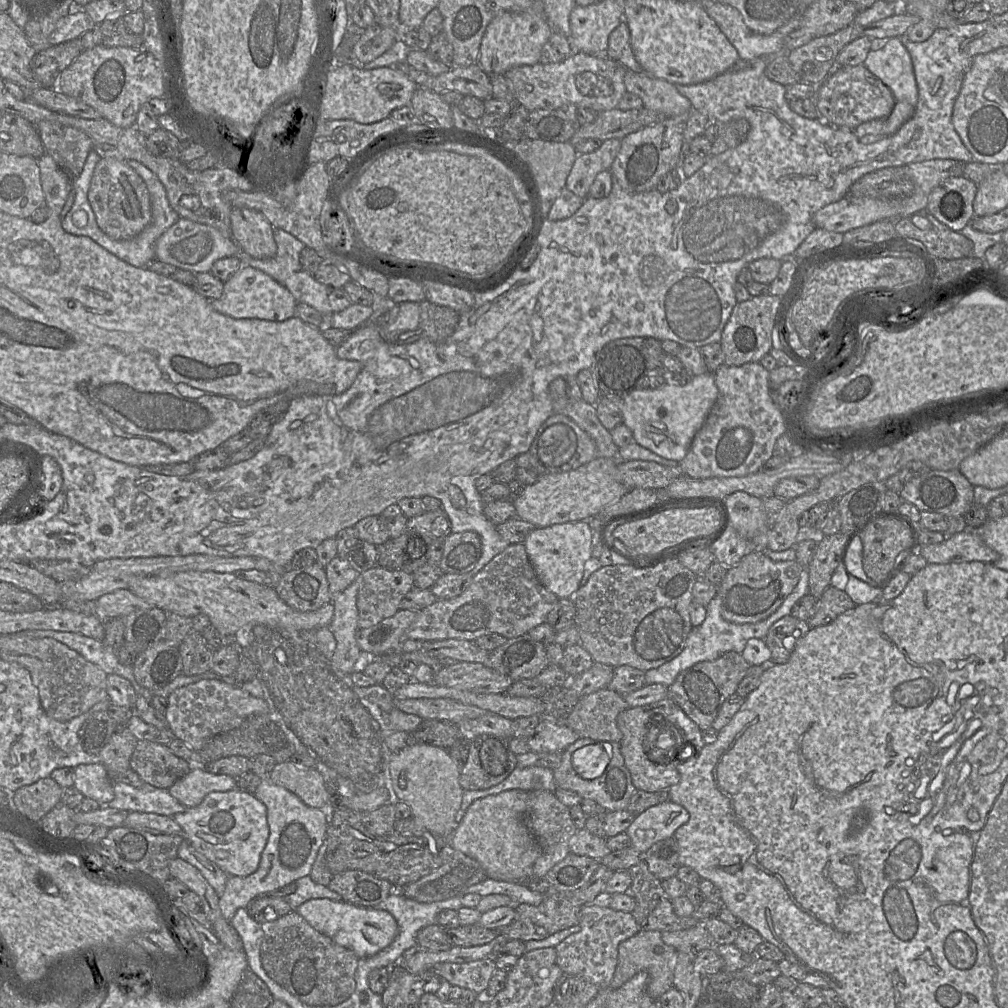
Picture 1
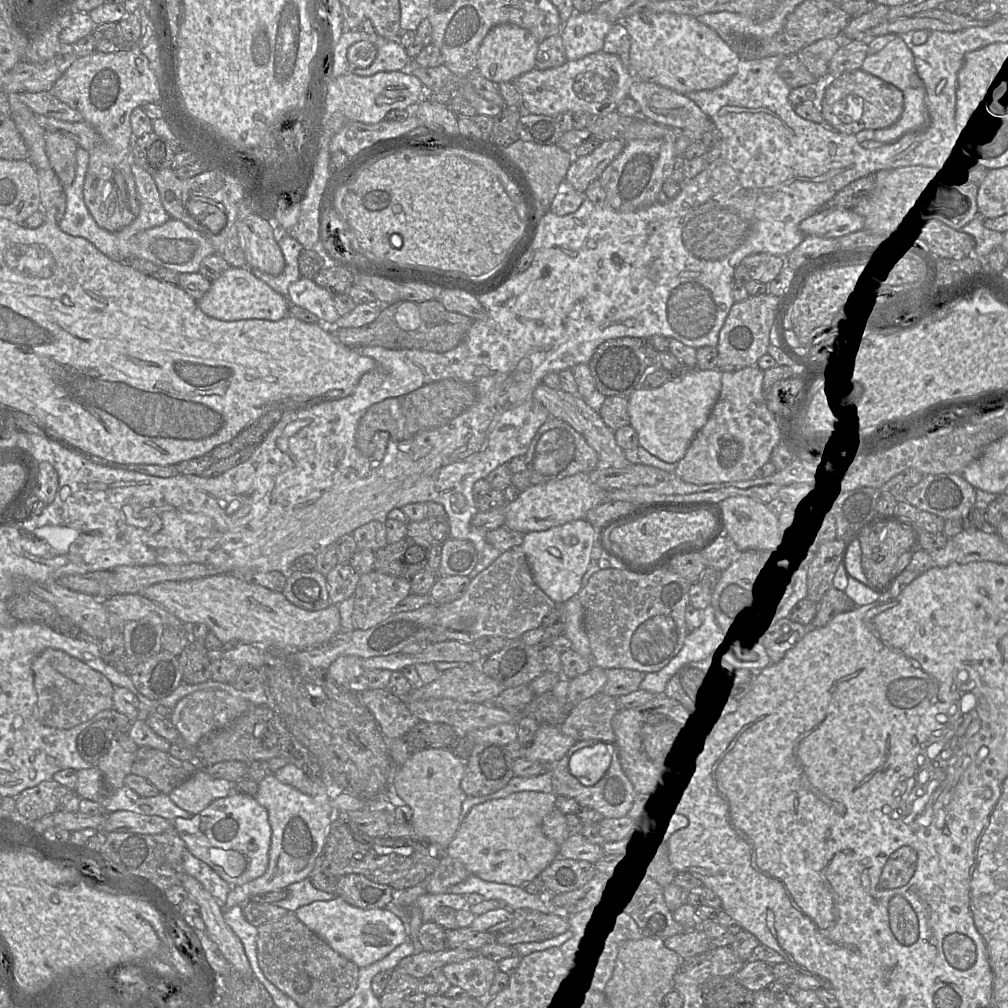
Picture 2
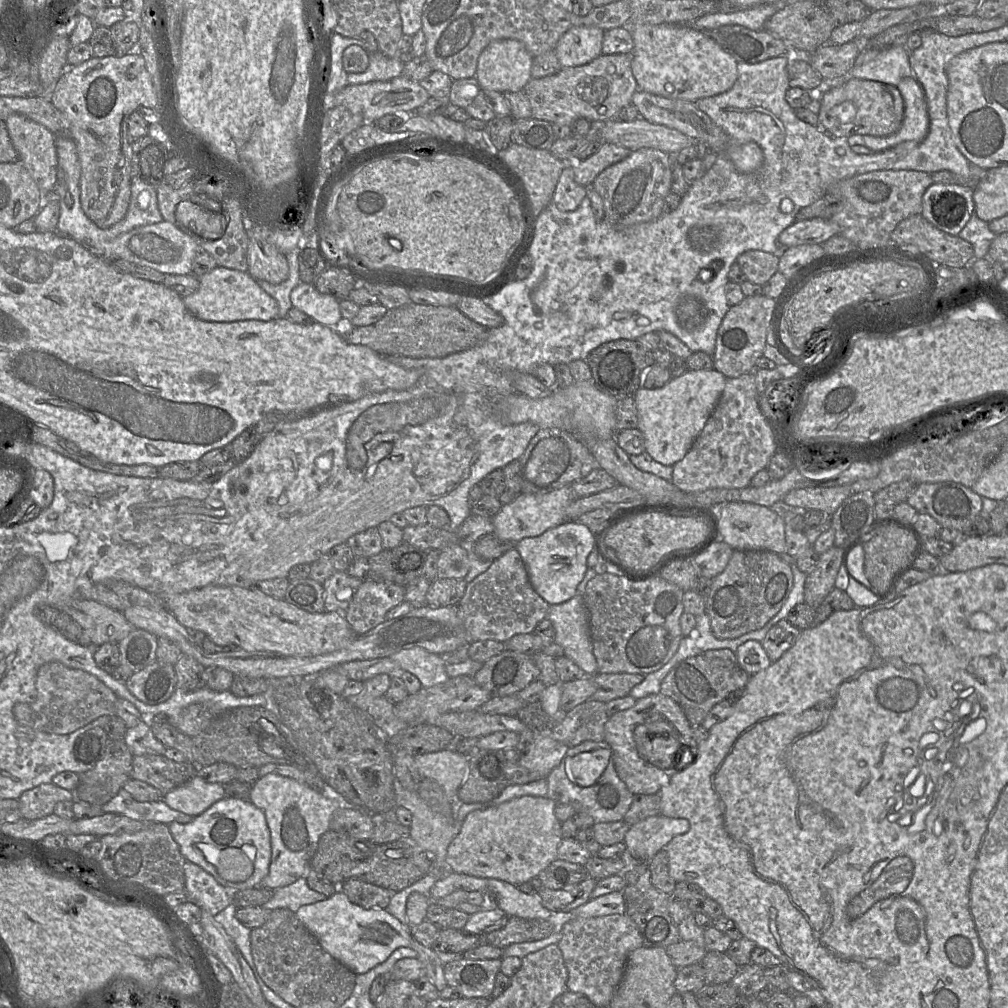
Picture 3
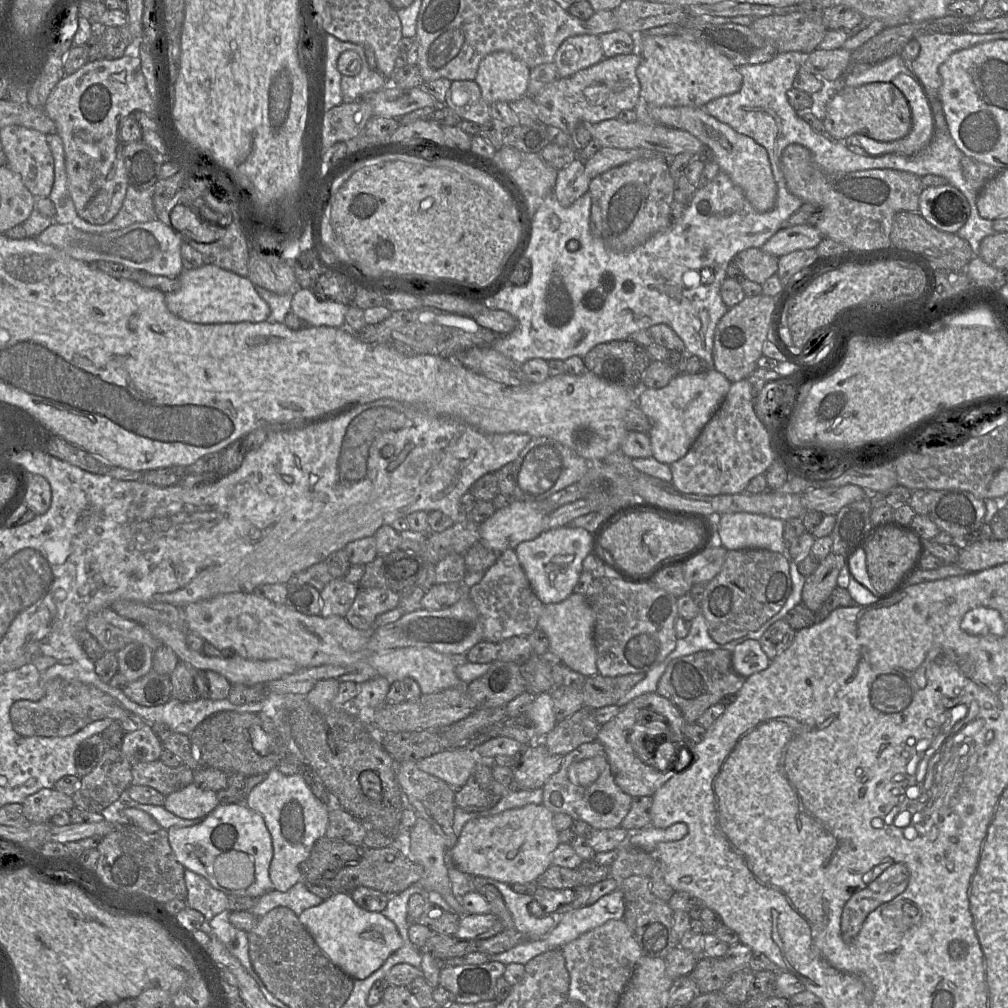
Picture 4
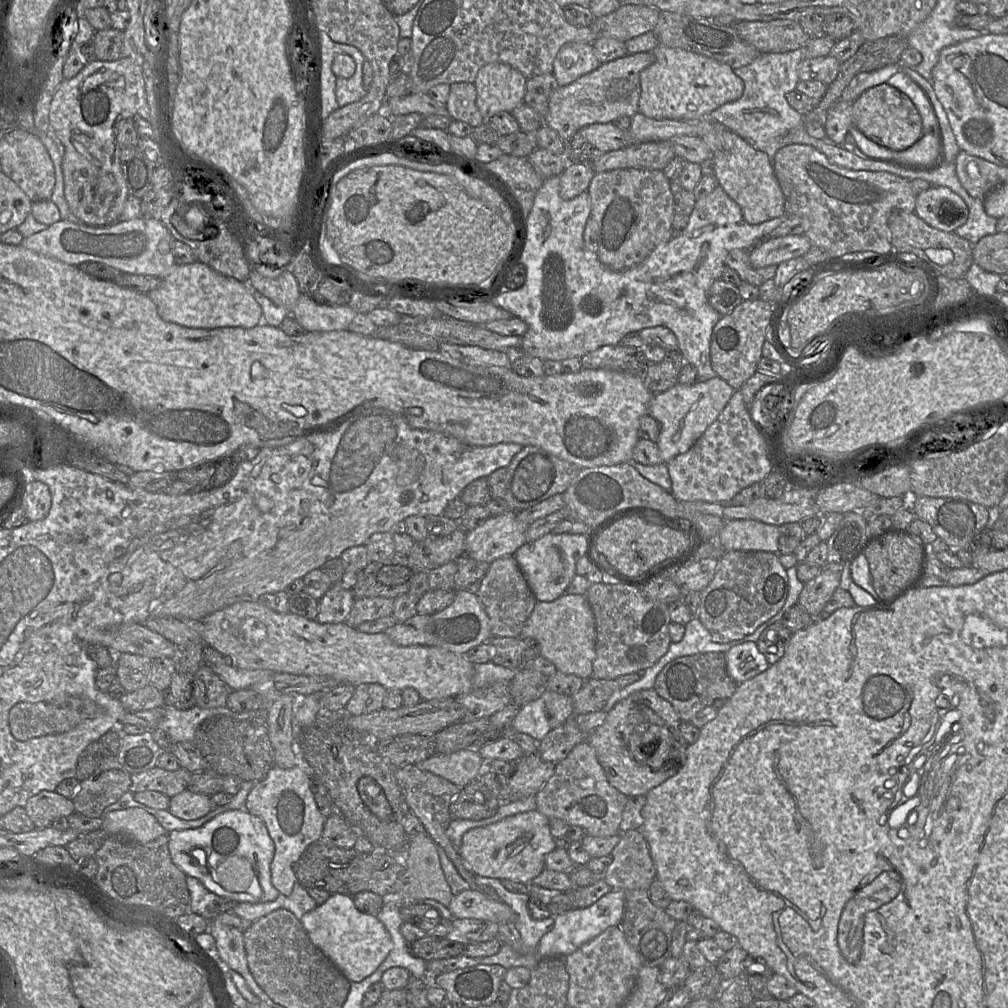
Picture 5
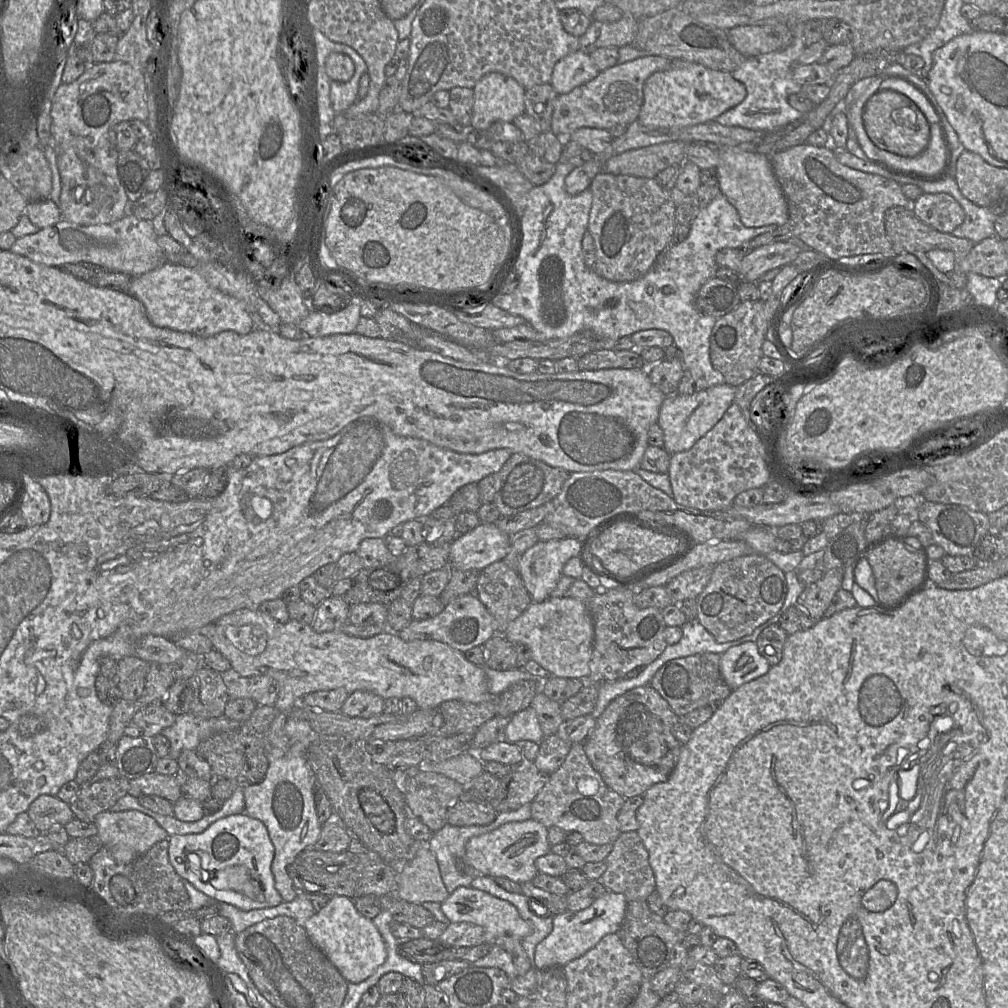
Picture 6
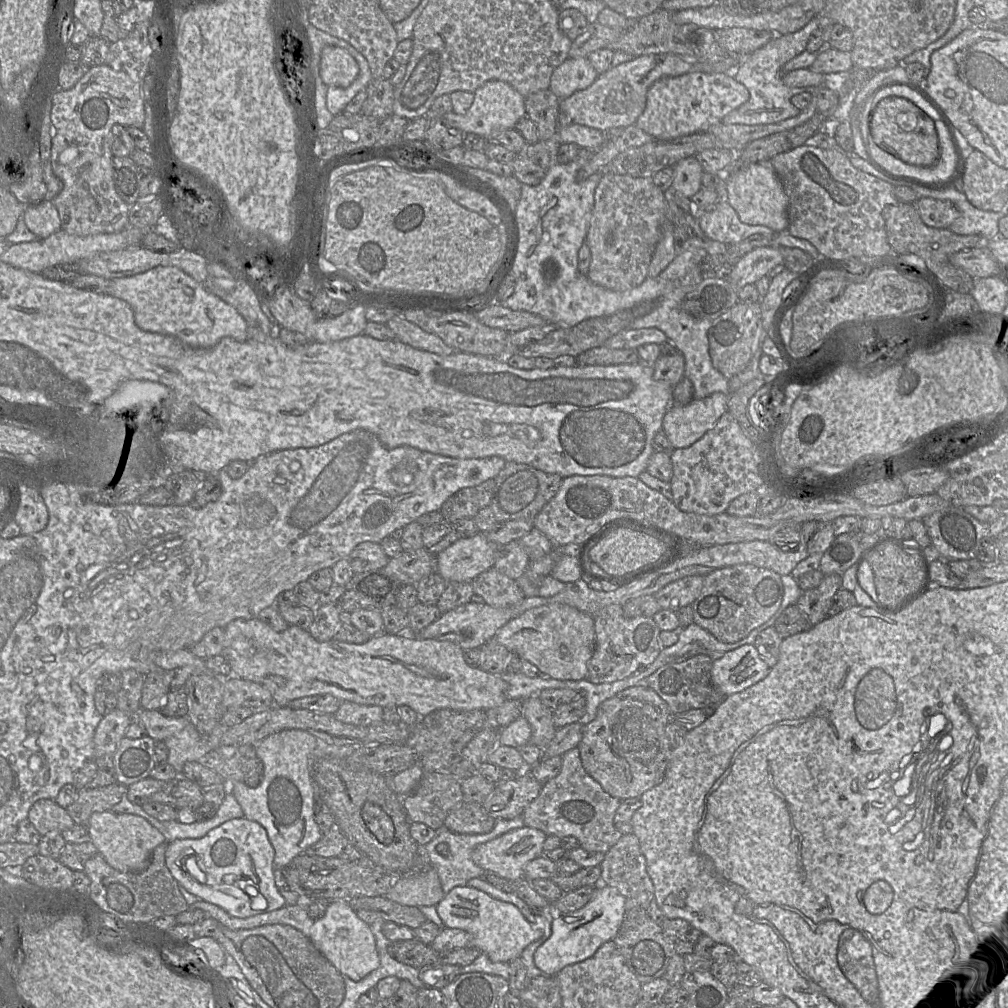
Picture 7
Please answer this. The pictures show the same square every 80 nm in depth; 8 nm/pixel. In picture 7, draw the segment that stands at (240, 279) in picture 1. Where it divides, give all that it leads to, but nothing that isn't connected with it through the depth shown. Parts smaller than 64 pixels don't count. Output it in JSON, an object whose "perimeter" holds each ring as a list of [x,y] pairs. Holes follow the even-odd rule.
{"perimeter":[[[157,266],[133,276],[110,279],[104,293],[127,302],[140,329],[174,336],[192,348],[210,348],[225,337],[239,342],[248,339],[242,315],[177,267]]]}

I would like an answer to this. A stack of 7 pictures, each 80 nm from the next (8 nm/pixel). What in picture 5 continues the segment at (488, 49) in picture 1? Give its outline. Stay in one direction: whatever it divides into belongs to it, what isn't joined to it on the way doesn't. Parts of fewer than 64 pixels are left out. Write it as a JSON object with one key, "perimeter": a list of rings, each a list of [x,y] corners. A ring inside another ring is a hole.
{"perimeter":[[[499,62],[484,65],[474,85],[476,105],[484,120],[501,111],[511,112],[524,102],[527,78],[512,66]]]}

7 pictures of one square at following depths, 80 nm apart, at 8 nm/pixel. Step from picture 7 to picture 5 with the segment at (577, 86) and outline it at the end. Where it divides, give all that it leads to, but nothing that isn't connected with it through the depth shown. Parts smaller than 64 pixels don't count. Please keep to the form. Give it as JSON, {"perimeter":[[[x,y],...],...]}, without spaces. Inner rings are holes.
{"perimeter":[[[568,42],[561,47],[553,62],[553,74],[559,86],[566,86],[600,66],[591,43]]]}

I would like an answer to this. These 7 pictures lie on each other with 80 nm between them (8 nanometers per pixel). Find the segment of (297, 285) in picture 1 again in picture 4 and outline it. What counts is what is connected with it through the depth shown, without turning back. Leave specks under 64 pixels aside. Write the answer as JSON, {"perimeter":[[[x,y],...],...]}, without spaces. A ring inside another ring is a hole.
{"perimeter":[[[300,288],[293,295],[291,310],[311,326],[342,327],[349,305],[320,300],[308,288]]]}

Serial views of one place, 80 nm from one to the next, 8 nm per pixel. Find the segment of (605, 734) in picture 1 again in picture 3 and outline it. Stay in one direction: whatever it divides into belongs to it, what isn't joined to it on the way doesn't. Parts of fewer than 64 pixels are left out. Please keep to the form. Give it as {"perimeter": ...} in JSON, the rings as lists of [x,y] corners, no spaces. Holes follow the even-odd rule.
{"perimeter":[[[587,700],[569,711],[548,734],[569,748],[584,741],[602,742],[608,719],[606,703]]]}

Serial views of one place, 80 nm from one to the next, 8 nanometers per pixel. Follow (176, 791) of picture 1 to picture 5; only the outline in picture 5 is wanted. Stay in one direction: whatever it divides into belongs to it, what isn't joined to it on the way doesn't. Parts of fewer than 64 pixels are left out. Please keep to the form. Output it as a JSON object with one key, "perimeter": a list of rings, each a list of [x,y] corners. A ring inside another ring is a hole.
{"perimeter":[[[185,789],[170,797],[168,811],[183,820],[196,820],[208,814],[212,809],[211,797]]]}

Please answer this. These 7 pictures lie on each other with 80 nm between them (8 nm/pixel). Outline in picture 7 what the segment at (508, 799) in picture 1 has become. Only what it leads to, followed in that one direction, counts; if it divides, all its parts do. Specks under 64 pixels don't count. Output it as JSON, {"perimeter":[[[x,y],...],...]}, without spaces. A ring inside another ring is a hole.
{"perimeter":[[[523,826],[478,845],[472,860],[485,872],[515,881],[524,877],[528,862],[543,855],[546,837],[542,830]]]}

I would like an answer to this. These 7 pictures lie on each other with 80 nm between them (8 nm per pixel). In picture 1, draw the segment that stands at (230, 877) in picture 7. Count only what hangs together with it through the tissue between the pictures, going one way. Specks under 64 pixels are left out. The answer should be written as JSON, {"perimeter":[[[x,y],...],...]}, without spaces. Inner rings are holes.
{"perimeter":[[[238,788],[227,792],[211,792],[200,805],[173,816],[182,827],[184,840],[228,876],[246,877],[259,867],[269,838],[267,808],[254,794]]]}

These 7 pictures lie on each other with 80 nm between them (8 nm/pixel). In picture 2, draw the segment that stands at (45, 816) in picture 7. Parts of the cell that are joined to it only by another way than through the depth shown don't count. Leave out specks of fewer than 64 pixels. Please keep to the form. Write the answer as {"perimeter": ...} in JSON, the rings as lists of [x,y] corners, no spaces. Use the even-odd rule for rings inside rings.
{"perimeter":[[[53,779],[23,790],[15,797],[16,811],[29,820],[41,819],[57,811],[60,800],[70,790]]]}

